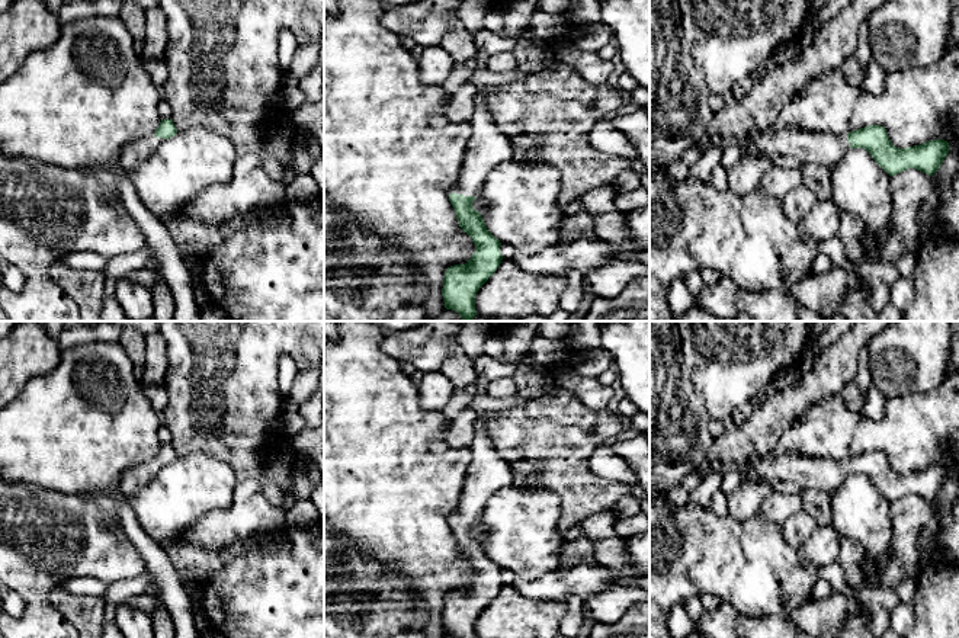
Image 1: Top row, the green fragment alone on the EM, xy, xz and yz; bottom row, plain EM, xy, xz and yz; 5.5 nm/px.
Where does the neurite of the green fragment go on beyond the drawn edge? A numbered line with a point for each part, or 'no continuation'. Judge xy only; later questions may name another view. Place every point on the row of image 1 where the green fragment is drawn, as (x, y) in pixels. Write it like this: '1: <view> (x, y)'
1: xy (138, 150)

